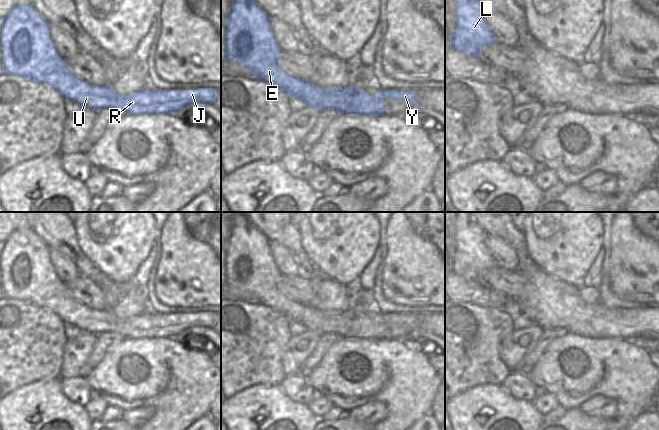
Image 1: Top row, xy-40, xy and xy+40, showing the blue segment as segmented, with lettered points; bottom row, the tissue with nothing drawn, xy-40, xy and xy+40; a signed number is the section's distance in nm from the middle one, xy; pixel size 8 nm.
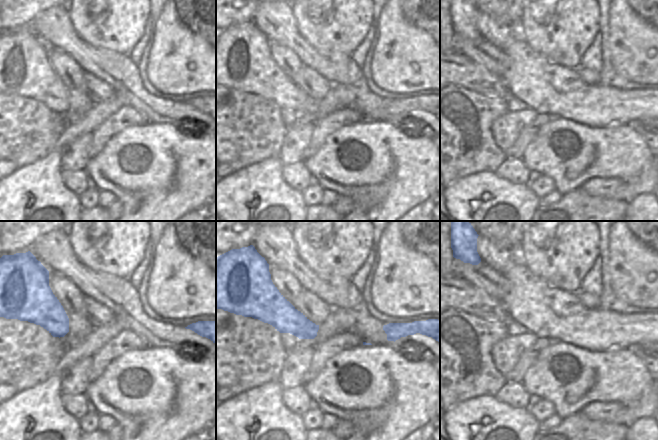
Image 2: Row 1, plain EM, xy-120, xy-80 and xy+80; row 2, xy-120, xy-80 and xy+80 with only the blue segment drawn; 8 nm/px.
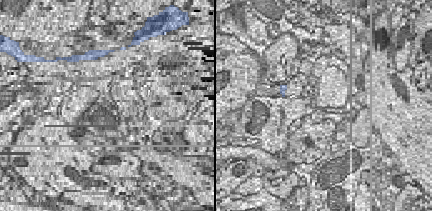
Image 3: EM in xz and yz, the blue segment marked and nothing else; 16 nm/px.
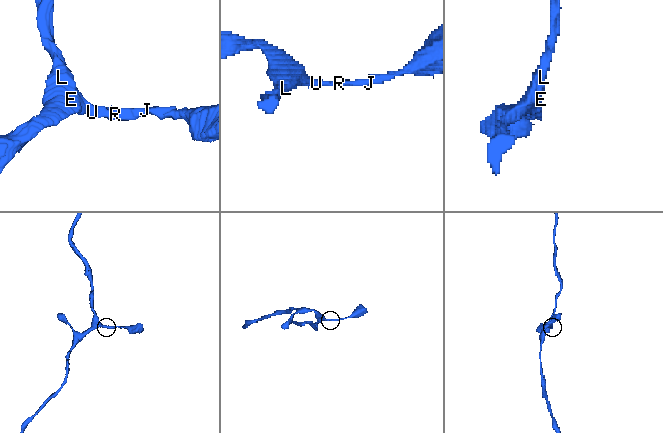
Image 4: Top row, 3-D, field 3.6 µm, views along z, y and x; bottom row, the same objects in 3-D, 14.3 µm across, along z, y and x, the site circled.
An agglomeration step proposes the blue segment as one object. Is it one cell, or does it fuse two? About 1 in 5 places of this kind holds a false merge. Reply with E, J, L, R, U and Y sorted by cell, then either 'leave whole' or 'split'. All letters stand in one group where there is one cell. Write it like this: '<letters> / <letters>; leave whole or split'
E J L R U Y; leave whole

